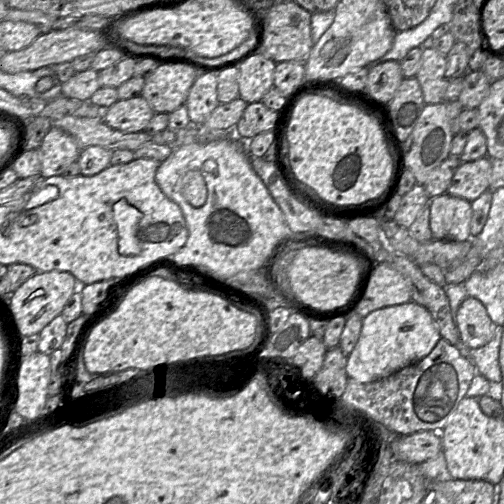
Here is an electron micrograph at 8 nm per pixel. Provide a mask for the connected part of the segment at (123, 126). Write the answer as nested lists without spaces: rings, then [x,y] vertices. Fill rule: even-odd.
[[[143,97],[118,100],[102,111],[103,121],[113,129],[134,133],[144,131],[156,113]]]

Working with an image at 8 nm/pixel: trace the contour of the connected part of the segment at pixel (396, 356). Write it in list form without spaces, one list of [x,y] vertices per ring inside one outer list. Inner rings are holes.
[[[414,301],[374,310],[362,318],[360,337],[347,356],[346,373],[359,383],[387,378],[427,356],[441,338],[430,312]]]

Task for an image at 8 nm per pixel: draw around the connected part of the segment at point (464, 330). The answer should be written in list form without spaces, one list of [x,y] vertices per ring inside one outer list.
[[[468,296],[455,314],[455,323],[462,343],[469,349],[486,345],[494,335],[494,324],[484,305]]]

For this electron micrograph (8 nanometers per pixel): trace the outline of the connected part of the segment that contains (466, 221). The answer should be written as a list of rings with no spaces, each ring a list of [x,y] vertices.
[[[447,193],[431,198],[430,228],[434,240],[471,241],[471,202]]]

